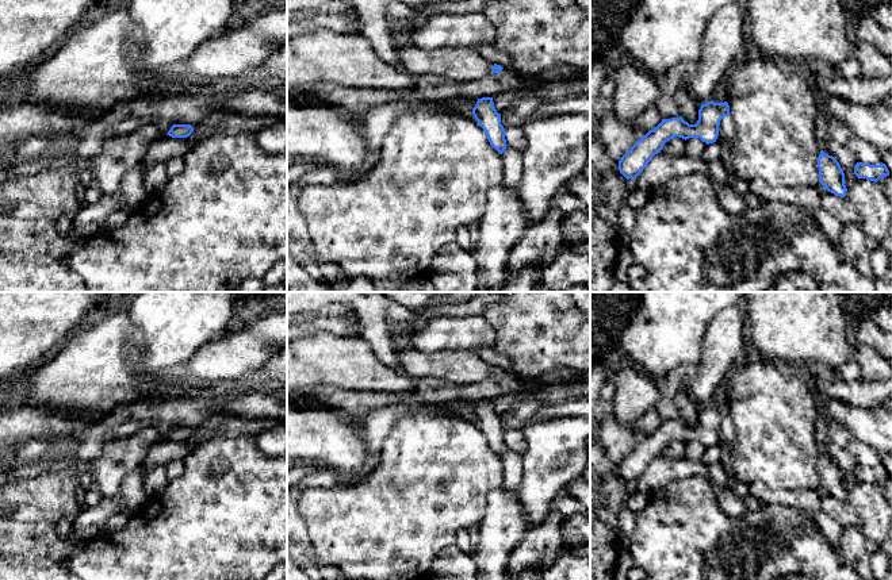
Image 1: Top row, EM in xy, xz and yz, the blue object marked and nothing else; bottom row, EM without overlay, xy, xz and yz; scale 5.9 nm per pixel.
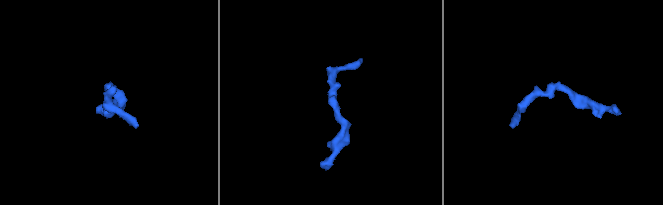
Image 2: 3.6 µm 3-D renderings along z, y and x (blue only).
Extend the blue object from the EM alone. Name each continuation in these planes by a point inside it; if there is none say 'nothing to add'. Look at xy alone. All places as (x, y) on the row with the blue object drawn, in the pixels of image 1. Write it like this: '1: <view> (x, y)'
nothing to add

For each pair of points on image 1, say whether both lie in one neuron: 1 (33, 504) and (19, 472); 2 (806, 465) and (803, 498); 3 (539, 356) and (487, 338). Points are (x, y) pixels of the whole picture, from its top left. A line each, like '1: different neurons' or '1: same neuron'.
1: different neurons
2: different neurons
3: different neurons

